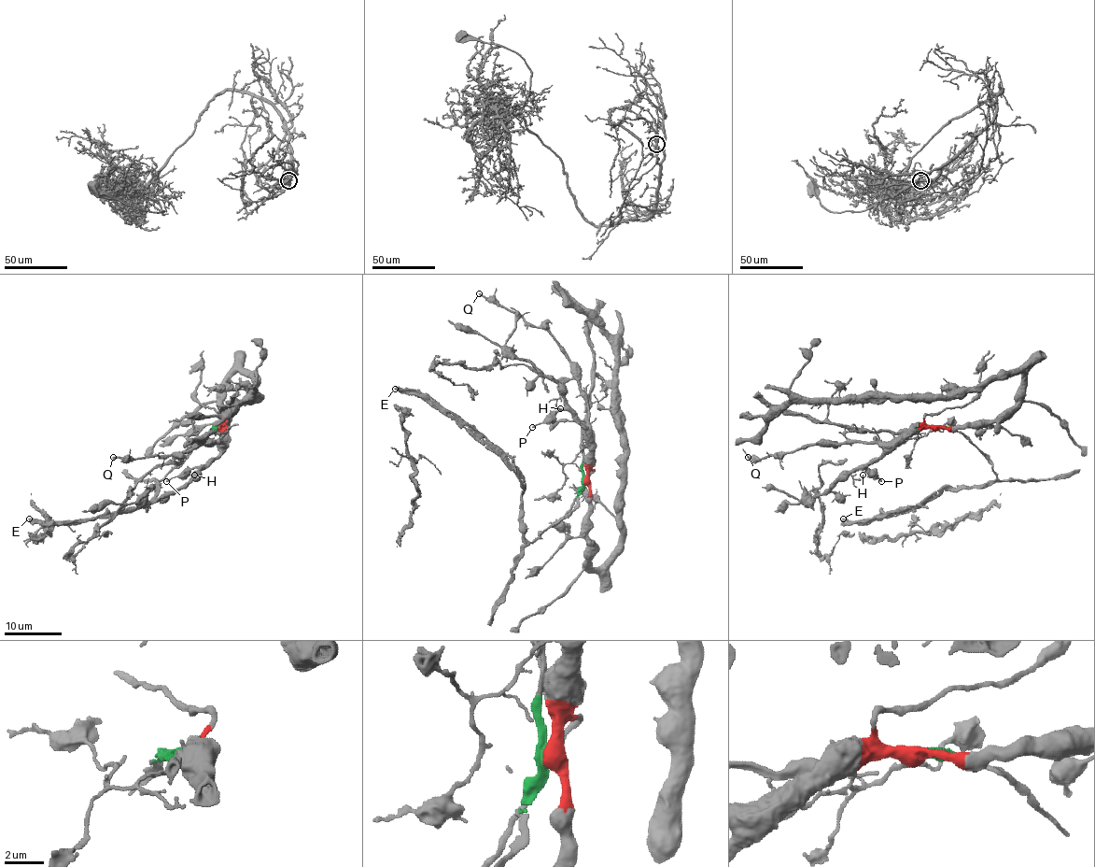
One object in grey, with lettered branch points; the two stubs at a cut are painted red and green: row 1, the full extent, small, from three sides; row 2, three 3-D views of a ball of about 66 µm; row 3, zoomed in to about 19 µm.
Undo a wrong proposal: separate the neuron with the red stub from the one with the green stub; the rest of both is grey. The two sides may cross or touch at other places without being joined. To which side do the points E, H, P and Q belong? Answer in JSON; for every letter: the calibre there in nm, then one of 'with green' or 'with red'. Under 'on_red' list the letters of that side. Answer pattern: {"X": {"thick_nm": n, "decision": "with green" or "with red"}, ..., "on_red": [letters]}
{"E": {"thick_nm": 460, "decision": "with green"}, "H": {"thick_nm": 100, "decision": "with red"}, "P": {"thick_nm": 180, "decision": "with red"}, "Q": {"thick_nm": 240, "decision": "with red"}, "on_red": ["H", "P", "Q"]}

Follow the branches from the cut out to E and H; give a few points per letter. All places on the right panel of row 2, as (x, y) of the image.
E: (935, 428), (960, 431), (989, 461), (996, 477), (947, 488), (897, 515), (868, 520), (842, 518)
H: (935, 428), (921, 428), (915, 433), (908, 433), (898, 444), (851, 474), (854, 479), (861, 479), (863, 475)

